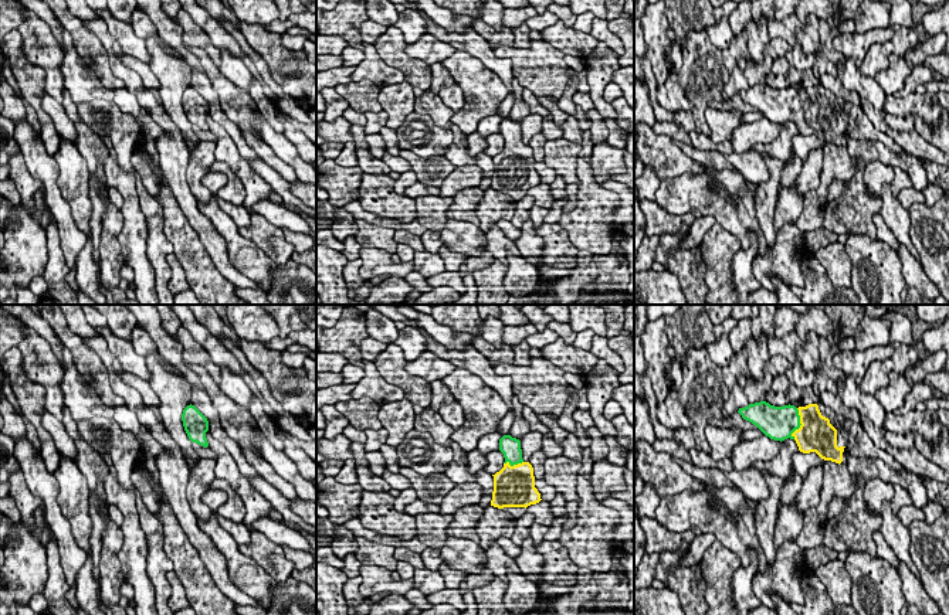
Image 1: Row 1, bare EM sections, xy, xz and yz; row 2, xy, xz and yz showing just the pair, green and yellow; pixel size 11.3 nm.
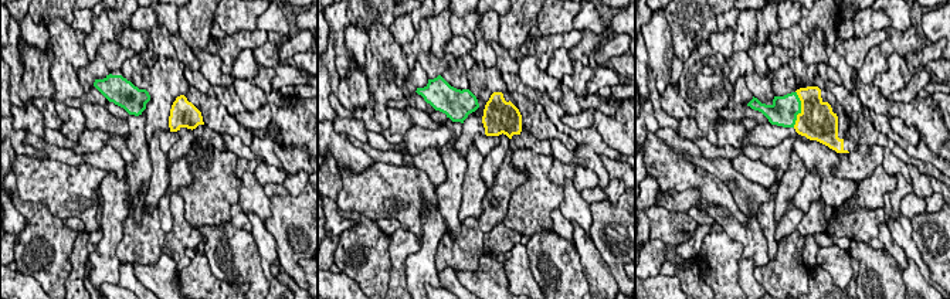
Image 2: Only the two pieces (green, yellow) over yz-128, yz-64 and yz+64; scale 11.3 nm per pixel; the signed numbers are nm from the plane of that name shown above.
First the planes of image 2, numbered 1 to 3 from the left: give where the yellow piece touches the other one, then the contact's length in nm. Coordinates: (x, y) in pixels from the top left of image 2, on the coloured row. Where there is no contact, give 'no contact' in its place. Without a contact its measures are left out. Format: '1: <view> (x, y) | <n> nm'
1: no contact
2: no contact
3: yz+64 (800, 109) | 420 nm

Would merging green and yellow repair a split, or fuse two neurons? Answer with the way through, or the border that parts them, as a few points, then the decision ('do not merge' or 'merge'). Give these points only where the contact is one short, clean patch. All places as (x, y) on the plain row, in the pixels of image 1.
merge

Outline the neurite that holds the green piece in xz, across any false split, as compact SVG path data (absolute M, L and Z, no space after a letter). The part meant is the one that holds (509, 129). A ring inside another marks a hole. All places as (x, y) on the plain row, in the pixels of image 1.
M511 118L499 122L499 133L504 136L504 150L494 159L491 188L502 191L519 201L526 190L539 186L540 176L535 170L533 150L522 142L521 123Z

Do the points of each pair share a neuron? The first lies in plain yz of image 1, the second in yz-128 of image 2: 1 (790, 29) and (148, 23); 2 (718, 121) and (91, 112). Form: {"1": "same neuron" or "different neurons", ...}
{"1": "same neuron", "2": "different neurons"}

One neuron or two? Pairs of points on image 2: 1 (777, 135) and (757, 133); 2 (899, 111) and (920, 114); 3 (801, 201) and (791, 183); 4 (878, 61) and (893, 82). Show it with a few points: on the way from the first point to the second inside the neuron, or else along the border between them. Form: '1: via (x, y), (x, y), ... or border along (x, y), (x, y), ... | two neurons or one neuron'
1: via (773, 135), (762, 135) | one neuron
2: via (905, 111), (915, 114) | one neuron
3: border along (807, 170), (801, 186), (791, 200) | two neurons
4: border along (888, 60), (888, 68), (871, 81) | two neurons

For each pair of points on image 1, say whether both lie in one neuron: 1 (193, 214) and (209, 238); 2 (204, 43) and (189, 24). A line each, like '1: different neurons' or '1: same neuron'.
1: same neuron
2: same neuron

